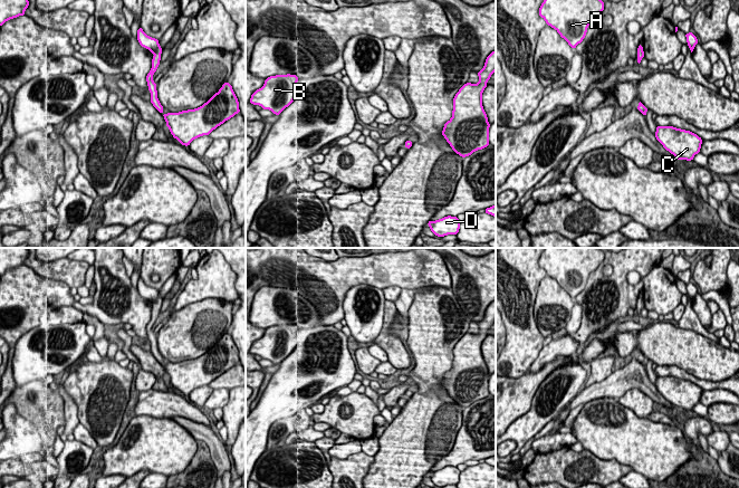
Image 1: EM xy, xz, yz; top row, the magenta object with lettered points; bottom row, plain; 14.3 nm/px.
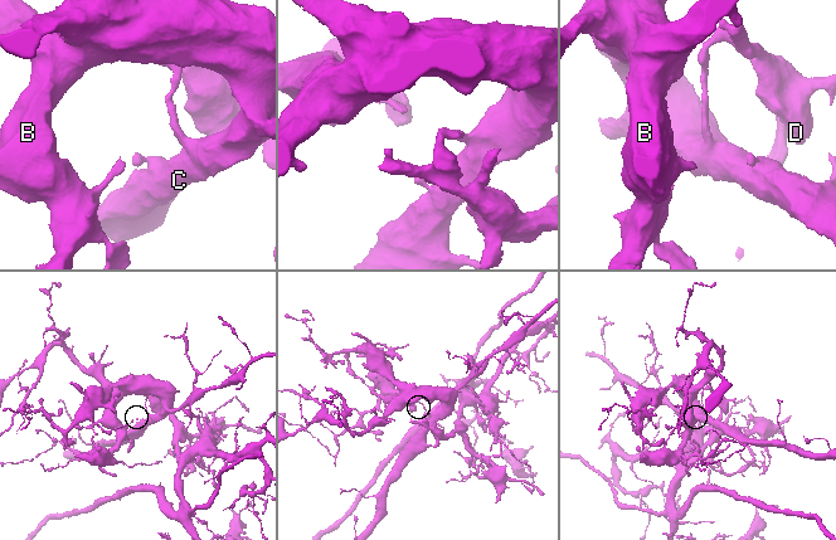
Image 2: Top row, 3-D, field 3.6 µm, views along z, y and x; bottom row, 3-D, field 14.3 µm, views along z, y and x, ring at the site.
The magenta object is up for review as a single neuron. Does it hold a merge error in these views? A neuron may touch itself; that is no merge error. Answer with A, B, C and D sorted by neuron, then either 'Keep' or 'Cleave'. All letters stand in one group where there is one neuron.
Groups: A B C / D. Cleave

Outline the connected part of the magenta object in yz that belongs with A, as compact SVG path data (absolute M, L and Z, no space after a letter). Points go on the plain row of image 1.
M546 248L539 258L539 266L546 274L556 279L568 295L575 299L586 286L587 278L604 260L599 248Z

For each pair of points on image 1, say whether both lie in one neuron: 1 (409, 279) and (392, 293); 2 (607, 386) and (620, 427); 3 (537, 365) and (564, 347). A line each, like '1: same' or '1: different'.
1: different
2: different
3: same

